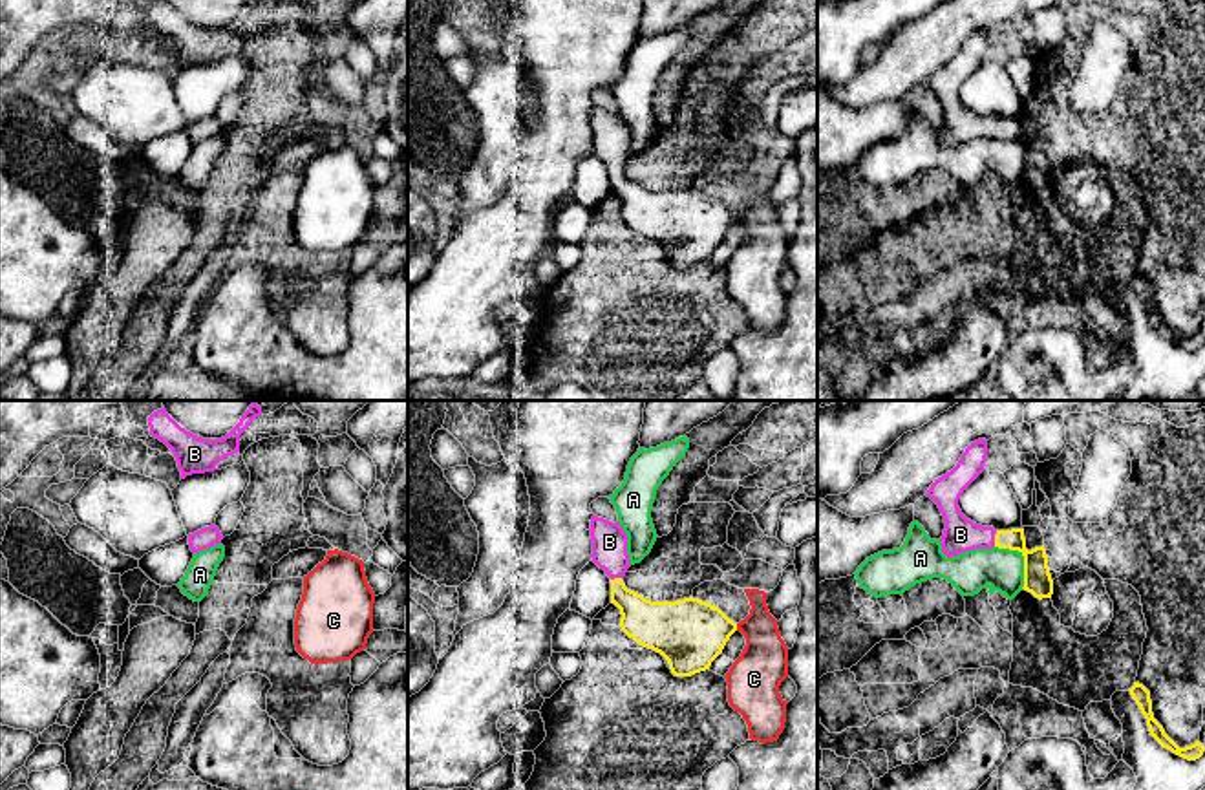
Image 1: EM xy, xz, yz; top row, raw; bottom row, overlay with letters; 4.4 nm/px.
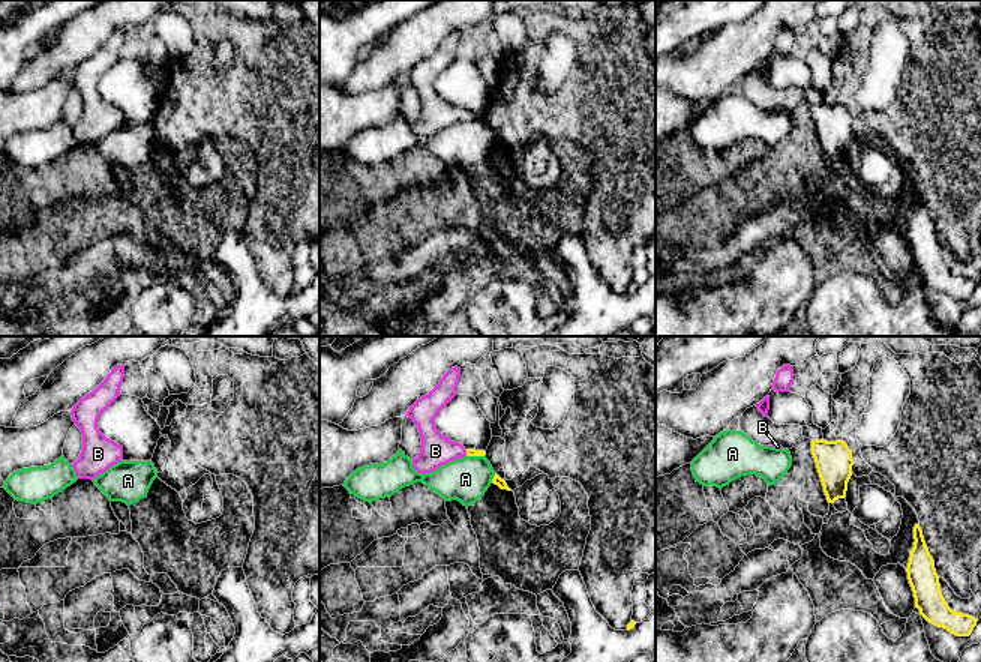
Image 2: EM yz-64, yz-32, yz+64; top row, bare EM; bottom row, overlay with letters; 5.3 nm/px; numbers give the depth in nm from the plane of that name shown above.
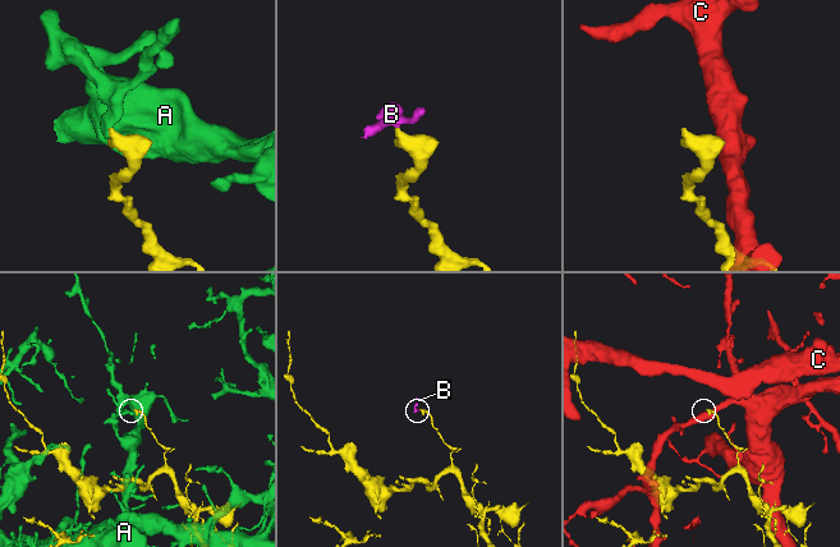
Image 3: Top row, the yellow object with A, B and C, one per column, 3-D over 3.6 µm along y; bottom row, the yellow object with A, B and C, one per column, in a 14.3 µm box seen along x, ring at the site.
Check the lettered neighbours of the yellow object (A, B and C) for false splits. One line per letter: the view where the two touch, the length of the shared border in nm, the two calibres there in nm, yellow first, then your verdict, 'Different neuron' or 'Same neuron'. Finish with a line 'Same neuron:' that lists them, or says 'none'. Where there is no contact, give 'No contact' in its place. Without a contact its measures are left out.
A: Touches yellow in yz. Shared border 220 nm. Thickness 130 nm (yellow) against 190 nm. Different neuron
B: Touches yellow in yz. Shared border 70 nm. Thickness 120 nm (yellow) against 160 nm. Same neuron
C: Touches yellow in xz. Shared border 30 nm. Thickness 300 nm (yellow) against 240 nm. Different neuron
Same neuron: B

